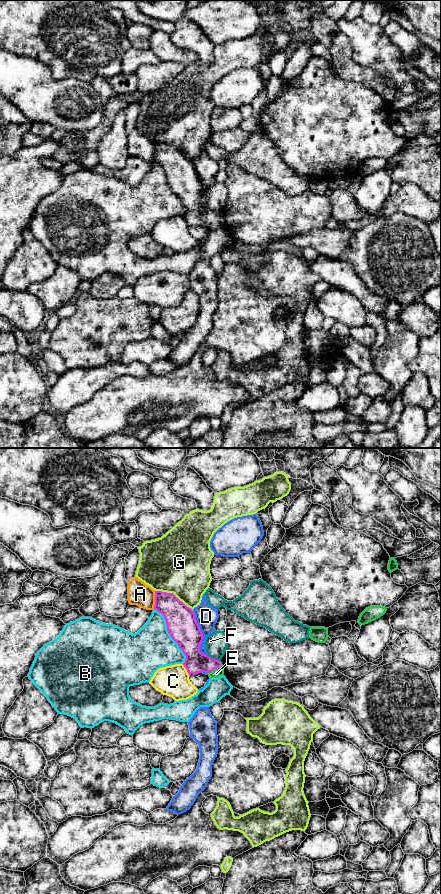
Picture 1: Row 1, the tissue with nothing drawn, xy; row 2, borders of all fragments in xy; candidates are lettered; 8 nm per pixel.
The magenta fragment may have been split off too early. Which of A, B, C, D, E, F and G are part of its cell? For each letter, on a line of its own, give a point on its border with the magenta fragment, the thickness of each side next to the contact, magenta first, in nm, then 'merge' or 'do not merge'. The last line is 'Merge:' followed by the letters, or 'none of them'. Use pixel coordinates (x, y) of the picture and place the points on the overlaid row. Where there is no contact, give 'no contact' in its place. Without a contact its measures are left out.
A: xy (155, 600) | 220/190 nm | do not merge
B: xy (170, 635) | 240/340 nm | do not merge
C: xy (186, 669) | 200/240 nm | do not merge
D: xy (202, 634) | 240/180 nm | do not merge
E: xy (216, 668) | 170/70 nm | merge
F: xy (213, 659) | 200/180 nm | do not merge
G: xy (173, 594) | 240/480 nm | do not merge
Merge: E

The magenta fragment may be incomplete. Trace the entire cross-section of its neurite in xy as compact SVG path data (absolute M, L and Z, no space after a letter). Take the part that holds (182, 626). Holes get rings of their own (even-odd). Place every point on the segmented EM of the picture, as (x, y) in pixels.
M155 591L154 610L164 616L168 633L186 656L183 665L189 675L206 672L210 678L224 676L221 661L200 652L203 634L191 608L173 593Z

